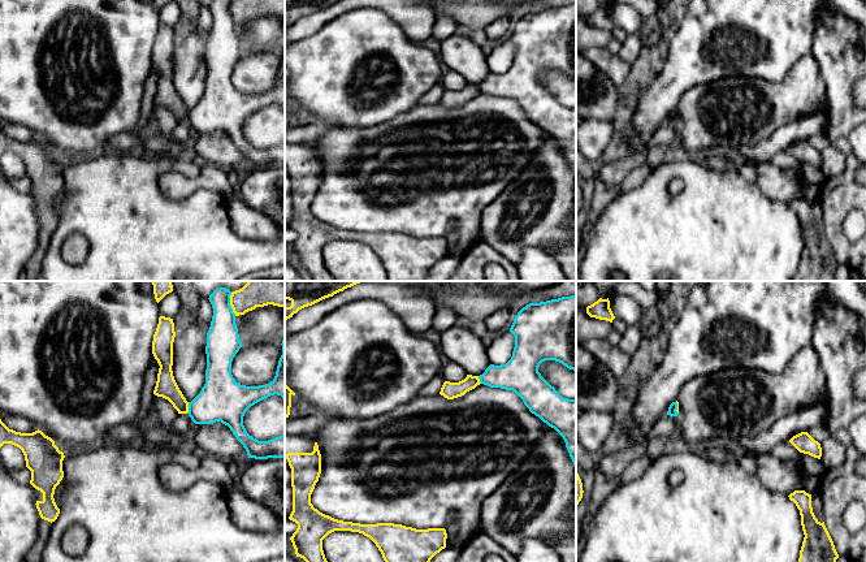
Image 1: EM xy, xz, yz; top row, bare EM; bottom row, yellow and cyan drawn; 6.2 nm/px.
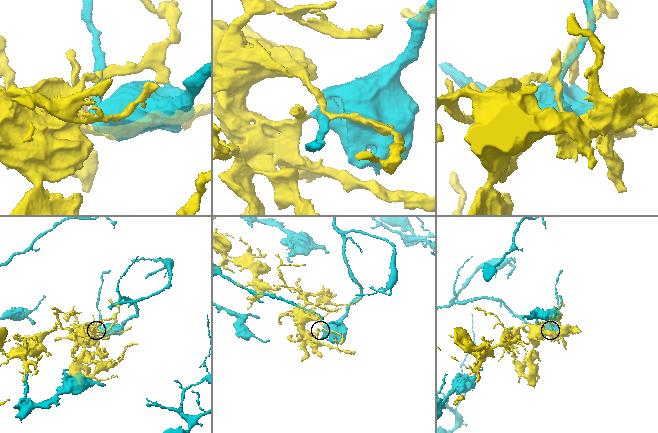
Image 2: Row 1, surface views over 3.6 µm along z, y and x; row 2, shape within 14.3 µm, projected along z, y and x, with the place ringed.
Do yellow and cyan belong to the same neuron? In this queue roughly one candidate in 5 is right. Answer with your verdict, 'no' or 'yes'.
no

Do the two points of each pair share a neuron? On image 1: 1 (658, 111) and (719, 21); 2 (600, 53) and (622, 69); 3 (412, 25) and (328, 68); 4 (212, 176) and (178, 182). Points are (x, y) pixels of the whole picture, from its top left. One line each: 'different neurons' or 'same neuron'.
1: same neuron
2: same neuron
3: different neurons
4: same neuron

